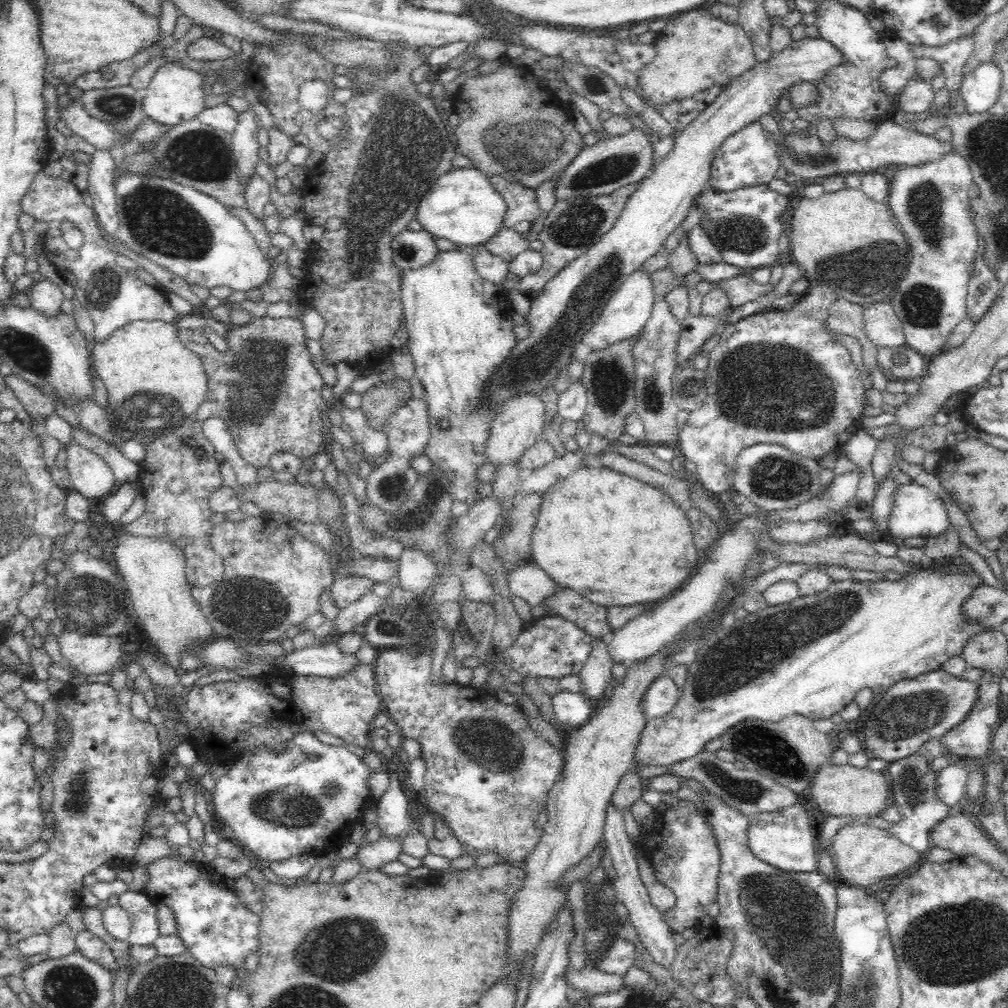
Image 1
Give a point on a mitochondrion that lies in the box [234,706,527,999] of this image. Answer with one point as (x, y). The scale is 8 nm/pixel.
(290, 809)

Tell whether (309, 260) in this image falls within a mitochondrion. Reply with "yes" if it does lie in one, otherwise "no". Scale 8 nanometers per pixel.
no

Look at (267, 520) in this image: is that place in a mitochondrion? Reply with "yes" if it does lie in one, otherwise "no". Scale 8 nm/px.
no

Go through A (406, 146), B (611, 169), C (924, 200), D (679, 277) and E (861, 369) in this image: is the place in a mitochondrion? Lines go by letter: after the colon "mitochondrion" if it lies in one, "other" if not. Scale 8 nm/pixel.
A: mitochondrion
B: mitochondrion
C: mitochondrion
D: other
E: other

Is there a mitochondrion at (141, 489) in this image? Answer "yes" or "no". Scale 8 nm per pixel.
no

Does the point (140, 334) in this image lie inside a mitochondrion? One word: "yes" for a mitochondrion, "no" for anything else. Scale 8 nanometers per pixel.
no

